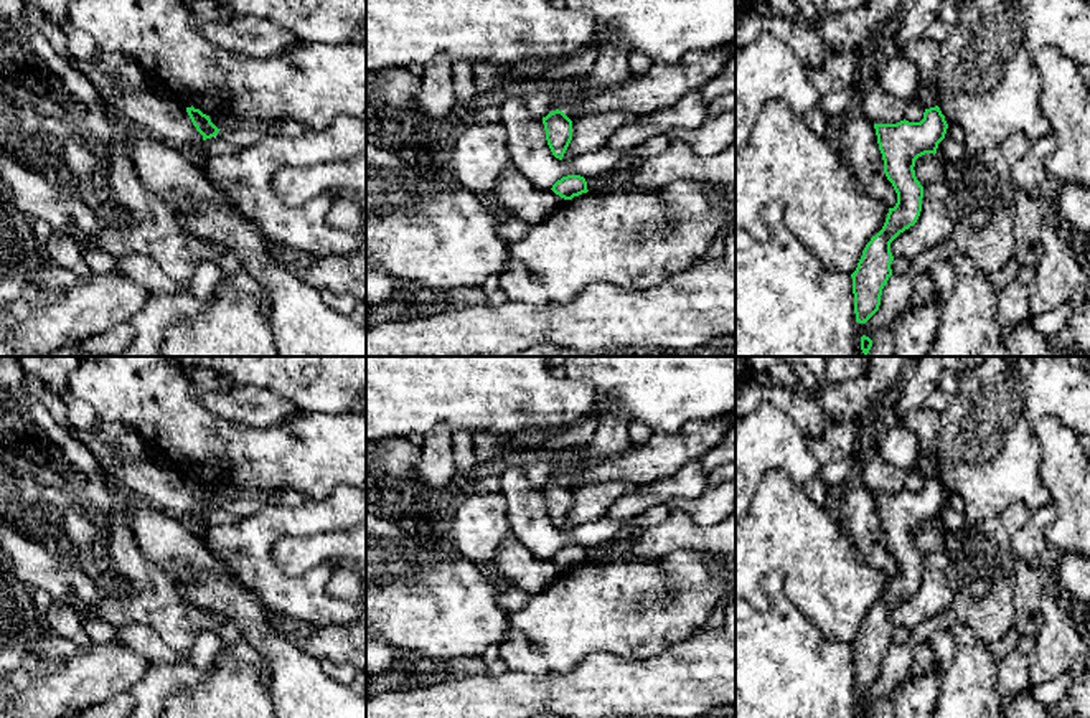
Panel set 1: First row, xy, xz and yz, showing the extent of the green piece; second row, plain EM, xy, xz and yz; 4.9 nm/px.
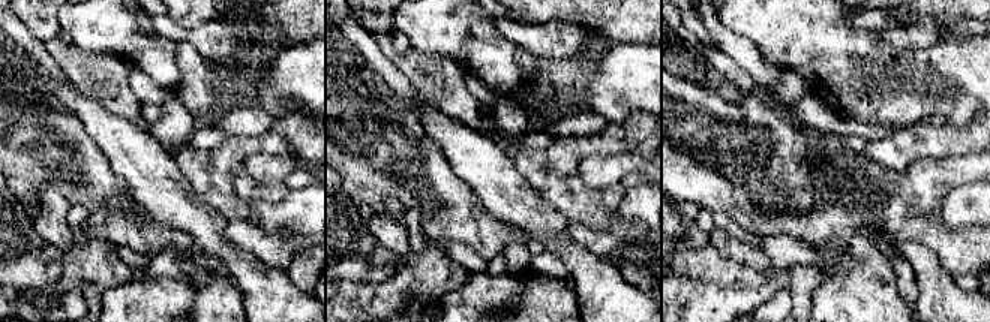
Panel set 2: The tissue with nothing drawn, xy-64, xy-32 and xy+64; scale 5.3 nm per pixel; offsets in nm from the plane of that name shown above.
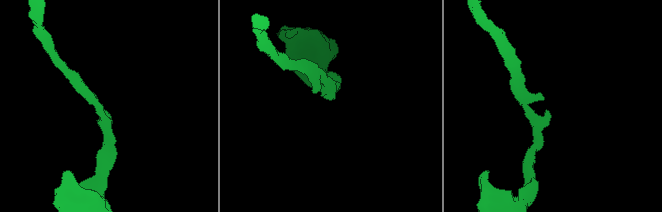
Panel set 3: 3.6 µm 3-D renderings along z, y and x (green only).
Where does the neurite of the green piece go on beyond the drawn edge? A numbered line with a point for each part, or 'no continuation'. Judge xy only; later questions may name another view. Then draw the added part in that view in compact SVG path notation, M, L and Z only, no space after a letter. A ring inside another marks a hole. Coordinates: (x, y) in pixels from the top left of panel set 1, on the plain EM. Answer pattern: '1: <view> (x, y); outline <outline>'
no continuation

